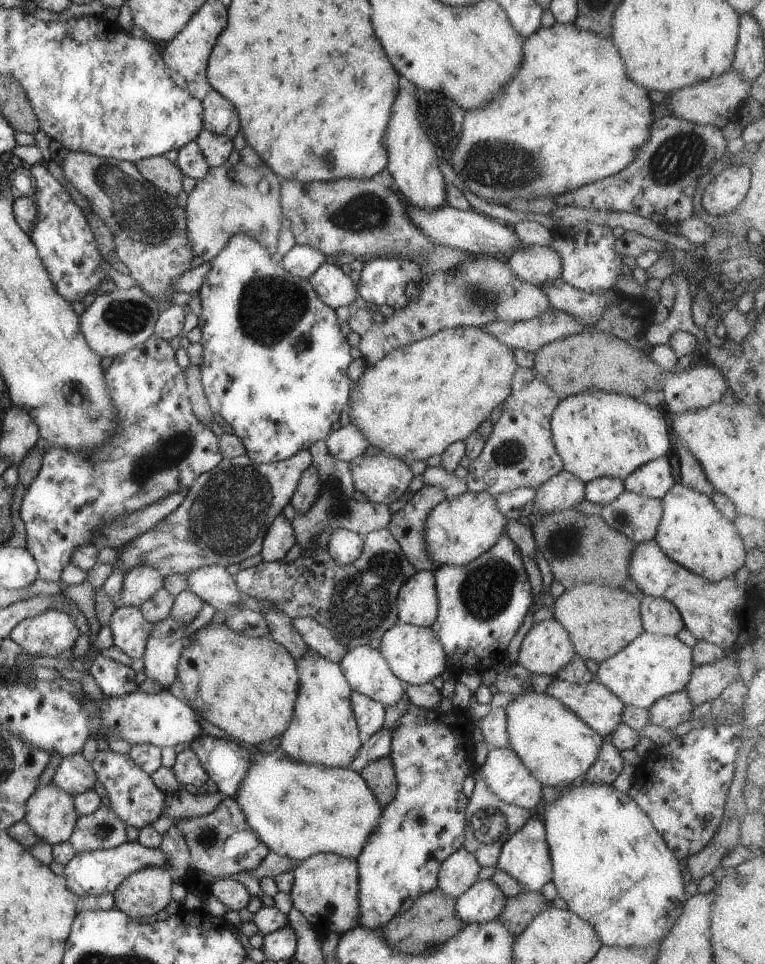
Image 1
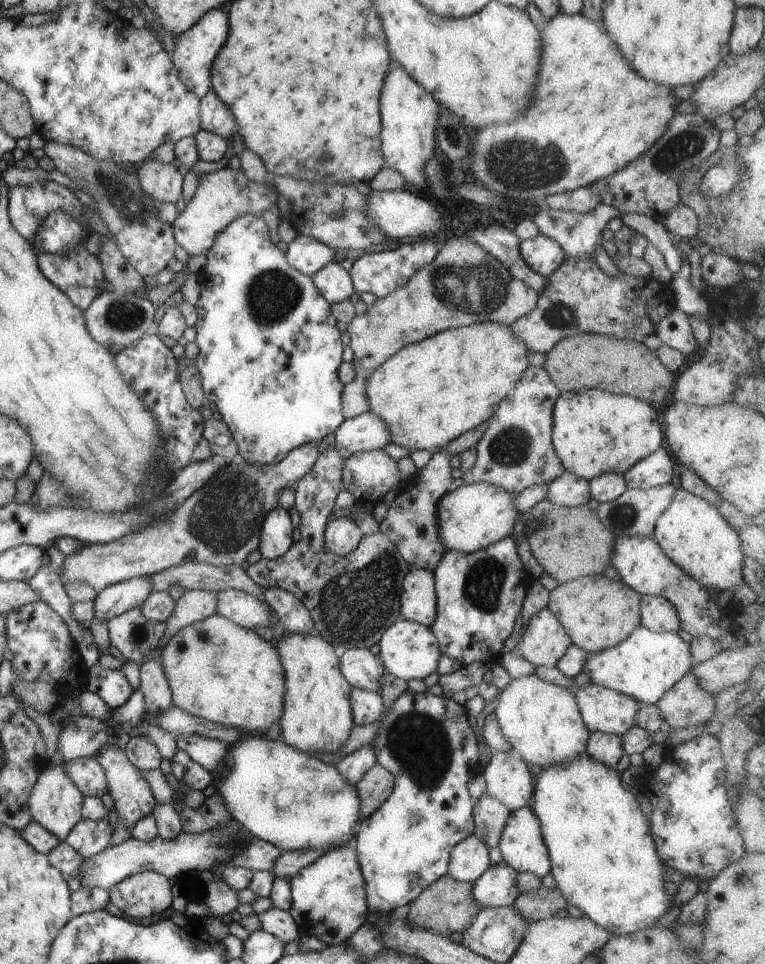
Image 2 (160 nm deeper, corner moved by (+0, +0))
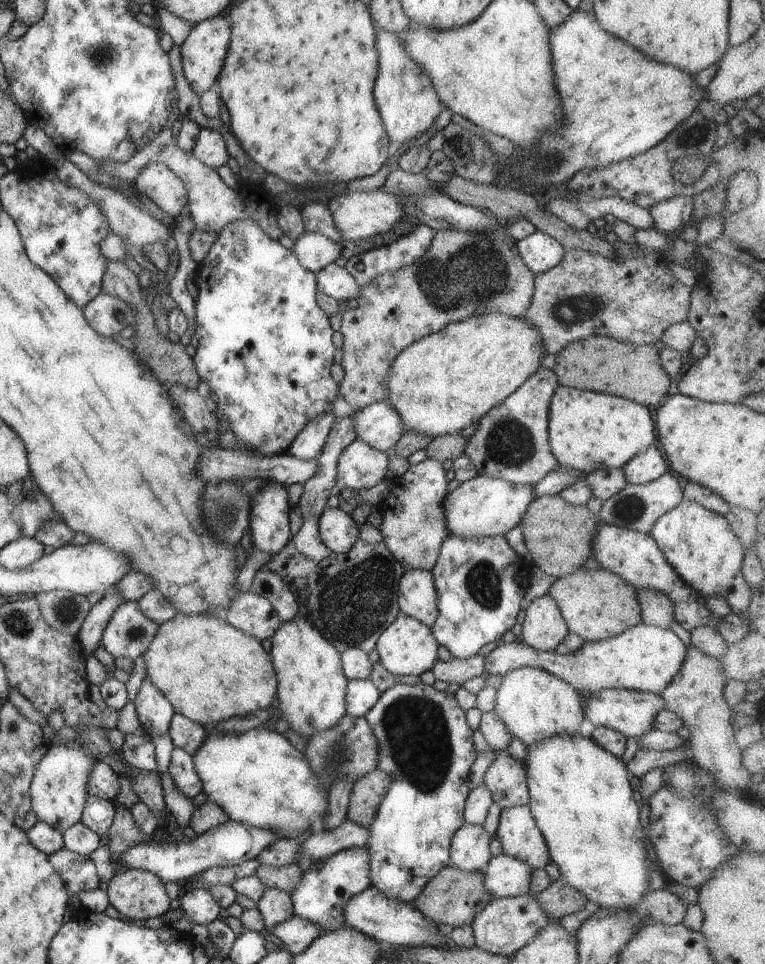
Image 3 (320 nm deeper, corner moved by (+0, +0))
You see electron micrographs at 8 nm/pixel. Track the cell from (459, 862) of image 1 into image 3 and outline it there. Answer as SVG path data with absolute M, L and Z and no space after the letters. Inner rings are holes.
M465 822L452 837L450 865L462 871L481 871L493 857L489 847L491 838L483 826Z

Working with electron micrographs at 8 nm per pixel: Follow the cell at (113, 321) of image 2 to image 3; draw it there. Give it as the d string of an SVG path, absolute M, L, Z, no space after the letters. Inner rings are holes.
M100 293L82 308L88 324L105 337L115 338L135 319L135 312L129 304L115 296Z

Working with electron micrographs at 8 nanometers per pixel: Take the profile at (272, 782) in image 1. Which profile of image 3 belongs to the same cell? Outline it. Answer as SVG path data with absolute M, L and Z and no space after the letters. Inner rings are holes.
M256 727L241 733L223 733L209 729L204 742L193 754L193 761L207 800L220 806L233 821L272 829L288 839L303 838L321 829L322 816L327 815L328 791L319 787L305 754L278 731Z

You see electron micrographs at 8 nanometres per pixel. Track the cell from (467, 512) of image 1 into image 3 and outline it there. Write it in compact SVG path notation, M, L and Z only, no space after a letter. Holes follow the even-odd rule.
M476 475L449 491L443 502L450 534L470 537L505 535L523 519L528 505L535 499L532 485L511 483L488 475Z

